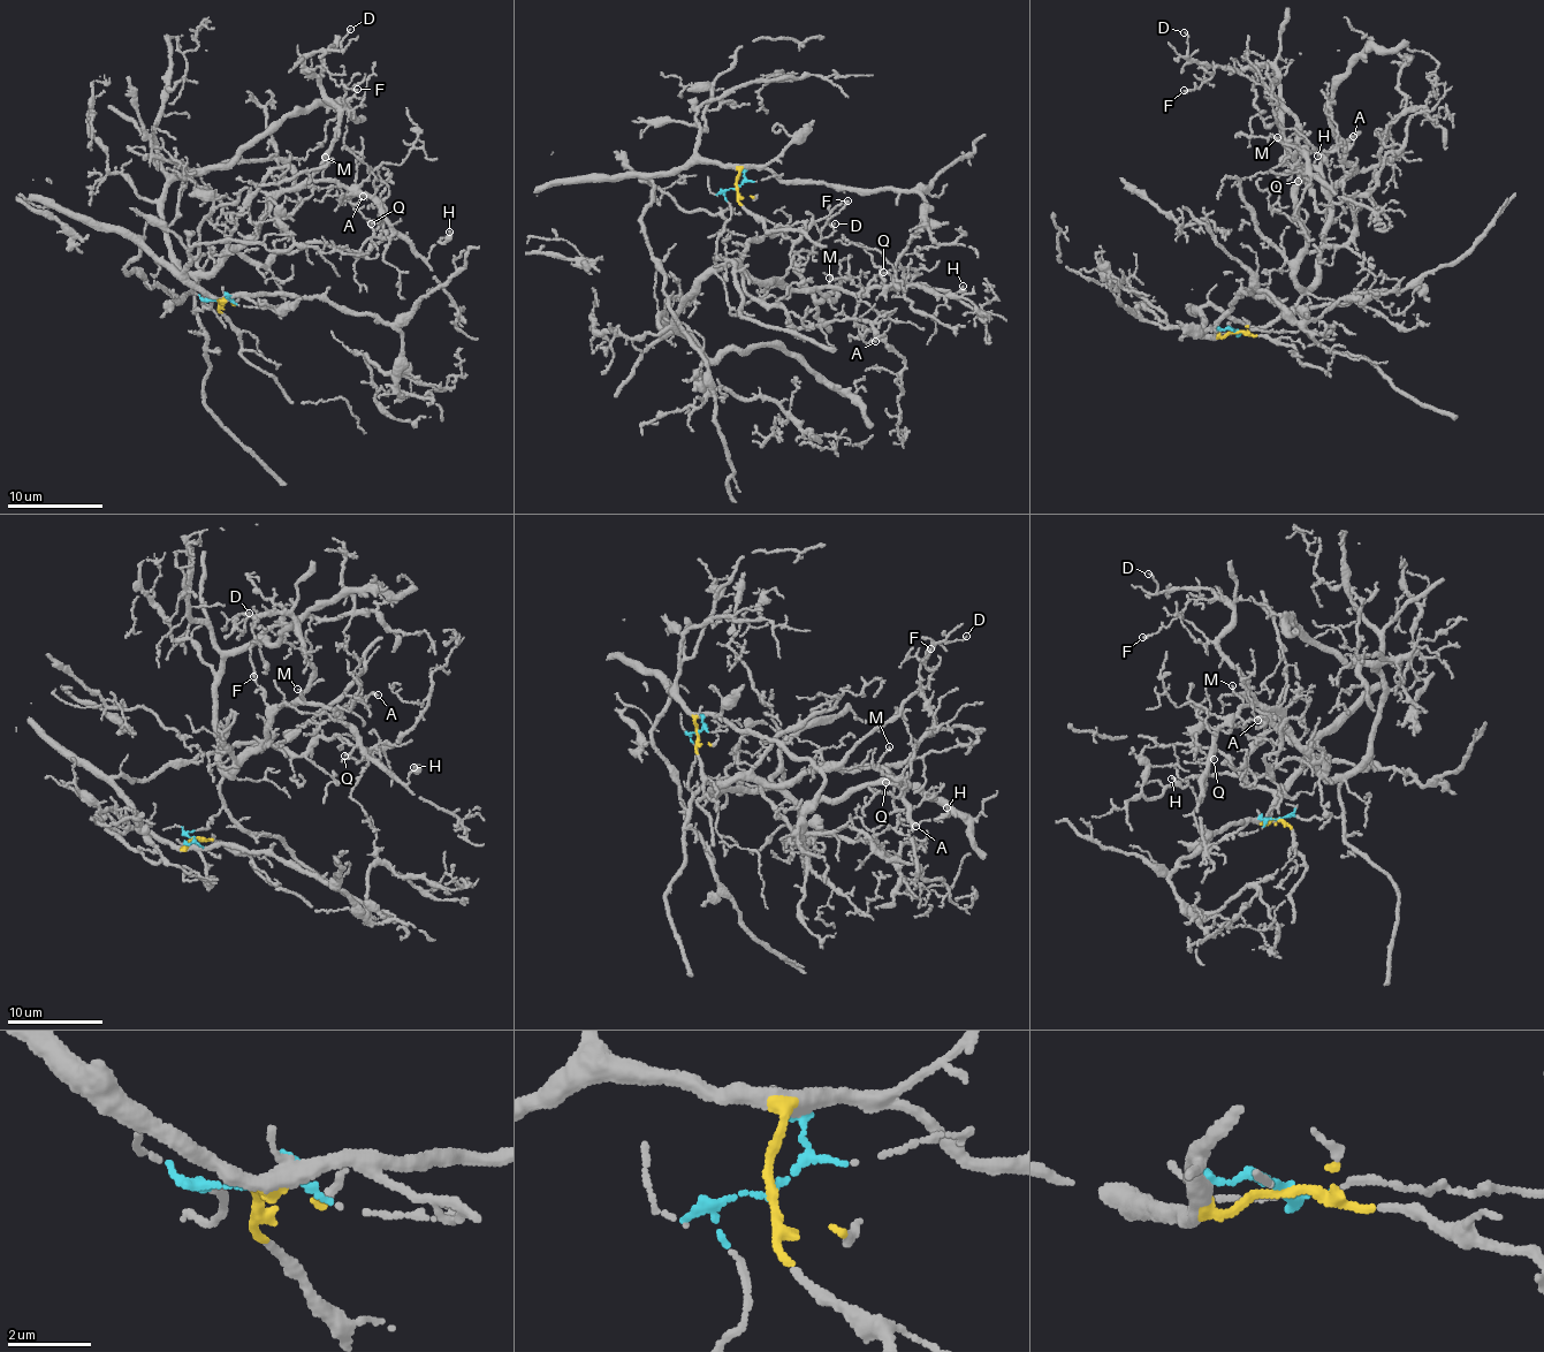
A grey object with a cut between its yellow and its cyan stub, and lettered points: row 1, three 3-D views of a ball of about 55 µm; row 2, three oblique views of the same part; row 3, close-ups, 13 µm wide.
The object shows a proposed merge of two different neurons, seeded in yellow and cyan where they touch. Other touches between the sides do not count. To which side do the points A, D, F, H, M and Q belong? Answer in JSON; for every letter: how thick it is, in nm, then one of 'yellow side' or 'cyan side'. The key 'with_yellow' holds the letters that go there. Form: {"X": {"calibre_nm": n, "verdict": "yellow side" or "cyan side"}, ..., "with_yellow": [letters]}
{"A": {"calibre_nm": 170, "verdict": "cyan side"}, "D": {"calibre_nm": 120, "verdict": "cyan side"}, "F": {"calibre_nm": 160, "verdict": "cyan side"}, "H": {"calibre_nm": 160, "verdict": "cyan side"}, "M": {"calibre_nm": 110, "verdict": "cyan side"}, "Q": {"calibre_nm": 120, "verdict": "cyan side"}, "with_yellow": []}

